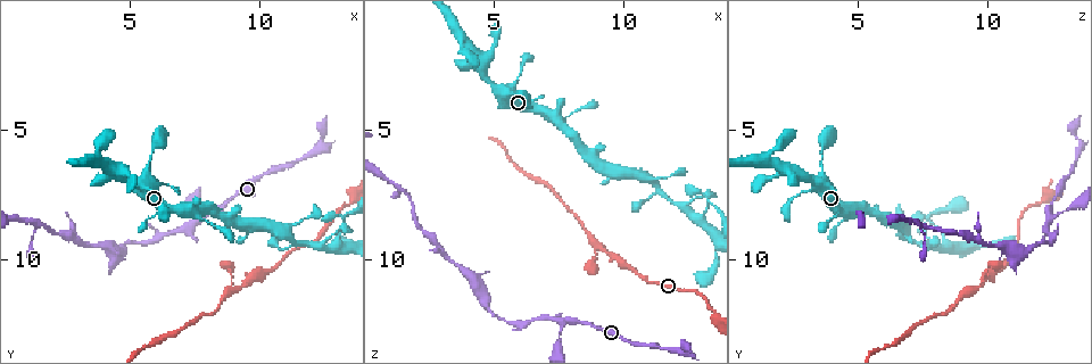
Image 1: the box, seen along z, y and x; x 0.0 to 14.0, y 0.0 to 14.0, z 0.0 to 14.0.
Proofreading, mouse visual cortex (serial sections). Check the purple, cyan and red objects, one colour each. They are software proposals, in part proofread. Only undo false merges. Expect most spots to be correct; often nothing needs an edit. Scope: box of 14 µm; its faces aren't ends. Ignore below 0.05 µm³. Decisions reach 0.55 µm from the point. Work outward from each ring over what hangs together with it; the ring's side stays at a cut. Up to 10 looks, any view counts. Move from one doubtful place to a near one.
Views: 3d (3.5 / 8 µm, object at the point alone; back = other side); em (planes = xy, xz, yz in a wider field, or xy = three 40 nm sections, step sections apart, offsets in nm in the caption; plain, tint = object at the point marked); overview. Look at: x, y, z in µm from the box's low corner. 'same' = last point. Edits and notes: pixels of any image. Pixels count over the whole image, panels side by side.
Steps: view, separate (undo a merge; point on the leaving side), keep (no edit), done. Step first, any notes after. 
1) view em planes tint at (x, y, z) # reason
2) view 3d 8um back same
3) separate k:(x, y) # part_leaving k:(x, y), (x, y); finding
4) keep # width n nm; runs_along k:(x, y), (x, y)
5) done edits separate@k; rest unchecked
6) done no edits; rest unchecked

view 3d 3.5um at (7.7, 8.4, 12.4) # narrows sharply

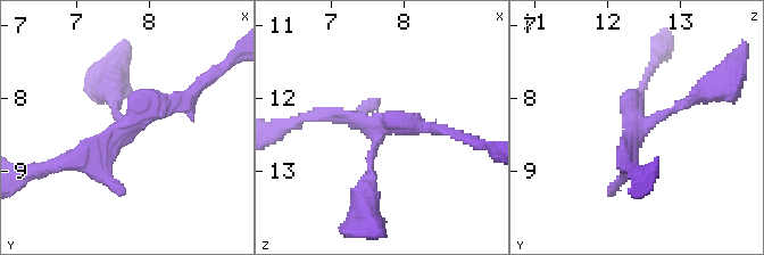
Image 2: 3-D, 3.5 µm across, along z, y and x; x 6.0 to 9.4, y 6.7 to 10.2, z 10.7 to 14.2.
view em xy step 3 tint at (7.70, 8.40, 12.40)

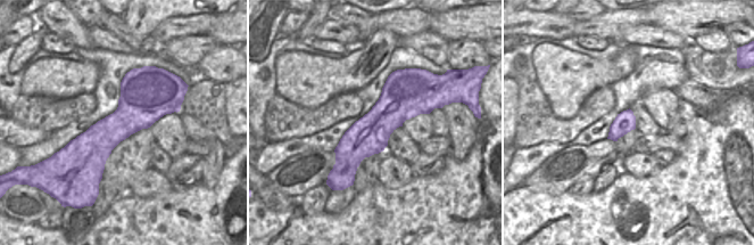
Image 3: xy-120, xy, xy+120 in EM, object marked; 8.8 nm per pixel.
keep # width 340 nm; runs_along 3:(411, 79), (340, 174); all the same cell

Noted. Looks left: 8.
view em xy step 5 tint at (4.6, 9.8, 11.3) # arms part here

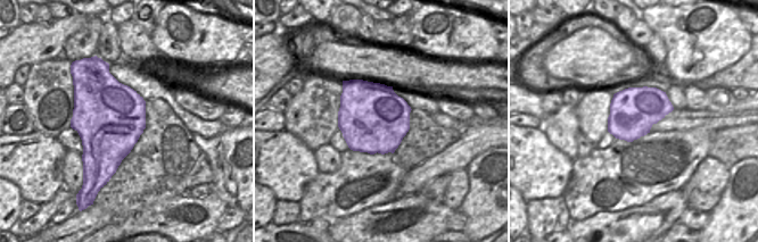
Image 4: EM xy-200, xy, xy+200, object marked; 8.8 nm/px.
view 3d 3.5um same

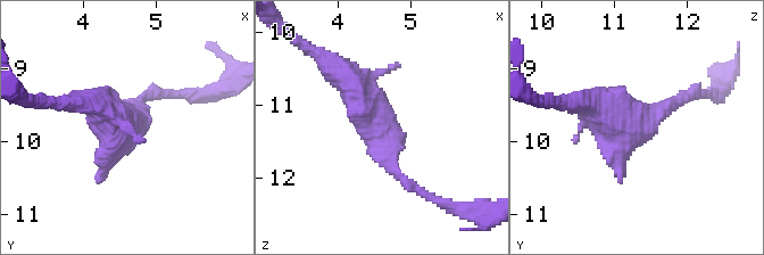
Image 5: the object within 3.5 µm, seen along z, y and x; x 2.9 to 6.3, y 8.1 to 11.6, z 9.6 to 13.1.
keep # runs_along 5:(398, 171), (353, 83), (324, 60); one cell here

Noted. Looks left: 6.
view 3d 3.5um at (9.1, 11.2, 9.6) # three arms meet

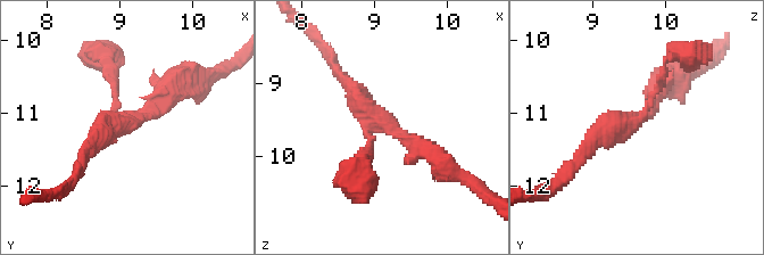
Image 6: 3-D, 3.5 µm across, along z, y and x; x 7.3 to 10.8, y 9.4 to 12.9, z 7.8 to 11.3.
view em xy step 3 tint at (9.05, 11.15, 9.50) # arms 3; arm_widths 100, 200, 250 nm

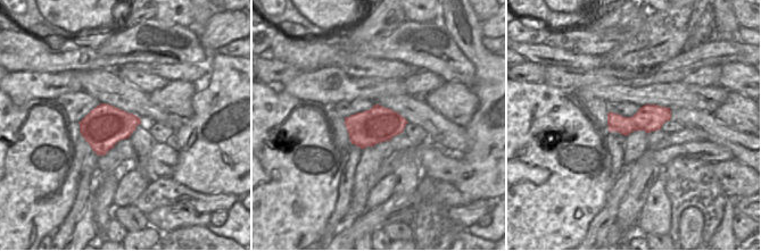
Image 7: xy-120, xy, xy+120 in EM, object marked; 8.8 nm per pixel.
keep # width 320 nm; runs_along 6:(430, 151), (374, 117), (335, 71); all the same cell

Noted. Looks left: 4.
view 3d 3.5um at (13.2, 8.3, 7.8) # three arms meet

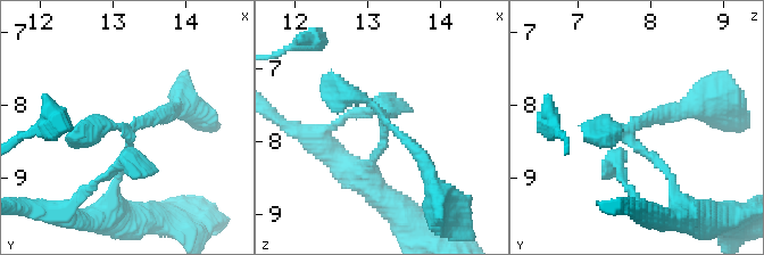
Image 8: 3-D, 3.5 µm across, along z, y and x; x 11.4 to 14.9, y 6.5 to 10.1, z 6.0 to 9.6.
view em planes tint at (13.25, 8.40, 7.70) # arms 3; arm_widths 150, 200, 300 nm; shape alone is not enough

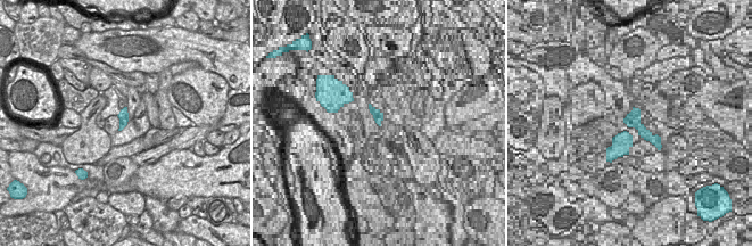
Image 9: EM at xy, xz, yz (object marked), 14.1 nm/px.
keep # width 140 nm; runs_along 8:(115, 192), (129, 132), (174, 108); all the same cell

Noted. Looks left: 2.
done no edits; rest unchecked

